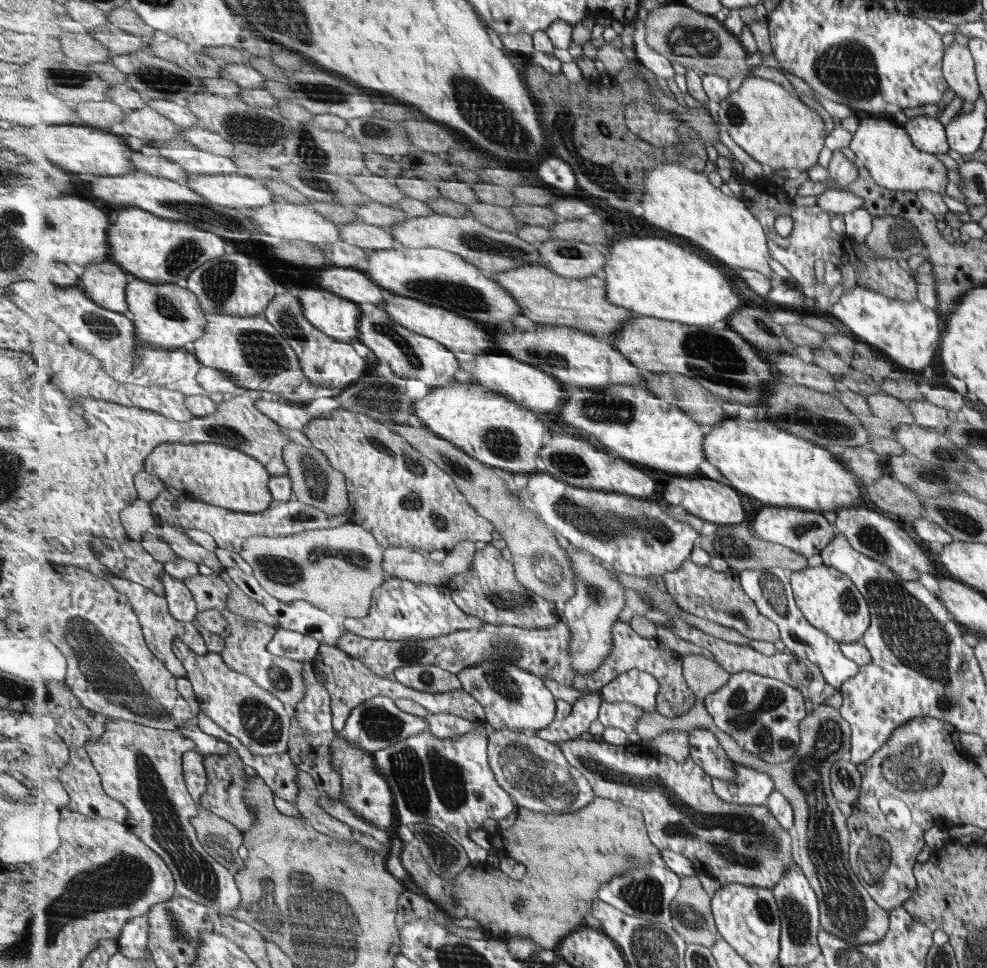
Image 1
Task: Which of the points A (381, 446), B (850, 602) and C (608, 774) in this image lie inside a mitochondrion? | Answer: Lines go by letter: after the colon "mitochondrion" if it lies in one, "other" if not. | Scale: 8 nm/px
A: mitochondrion
B: mitochondrion
C: mitochondrion

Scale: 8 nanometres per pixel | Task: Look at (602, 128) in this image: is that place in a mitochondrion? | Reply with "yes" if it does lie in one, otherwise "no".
no

